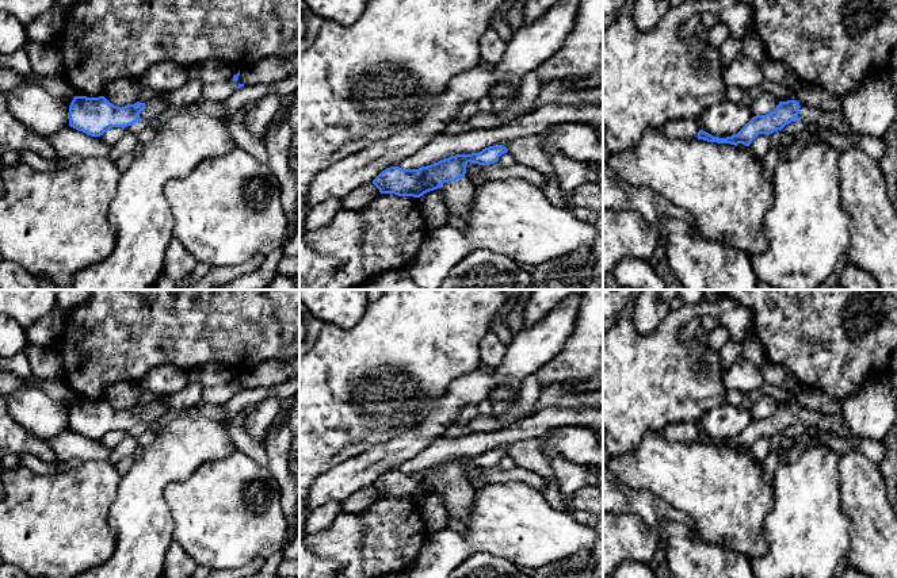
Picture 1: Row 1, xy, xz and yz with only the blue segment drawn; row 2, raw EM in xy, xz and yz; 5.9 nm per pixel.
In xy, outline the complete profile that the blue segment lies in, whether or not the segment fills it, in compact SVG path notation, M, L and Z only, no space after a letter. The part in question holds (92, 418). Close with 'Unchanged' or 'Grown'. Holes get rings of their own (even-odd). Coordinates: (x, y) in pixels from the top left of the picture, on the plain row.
M163 397L146 406L118 410L104 399L75 399L68 416L69 429L91 440L100 440L112 430L127 430L140 424L150 424L169 410Z. Grown

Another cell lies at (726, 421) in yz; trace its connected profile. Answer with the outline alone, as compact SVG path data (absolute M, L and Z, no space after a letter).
M728 402L707 410L695 425L699 433L713 440L726 441L737 437L753 420L745 407Z

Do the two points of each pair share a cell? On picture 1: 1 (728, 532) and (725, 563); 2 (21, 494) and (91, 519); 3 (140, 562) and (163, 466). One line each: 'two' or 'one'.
1: two
2: one
3: one

